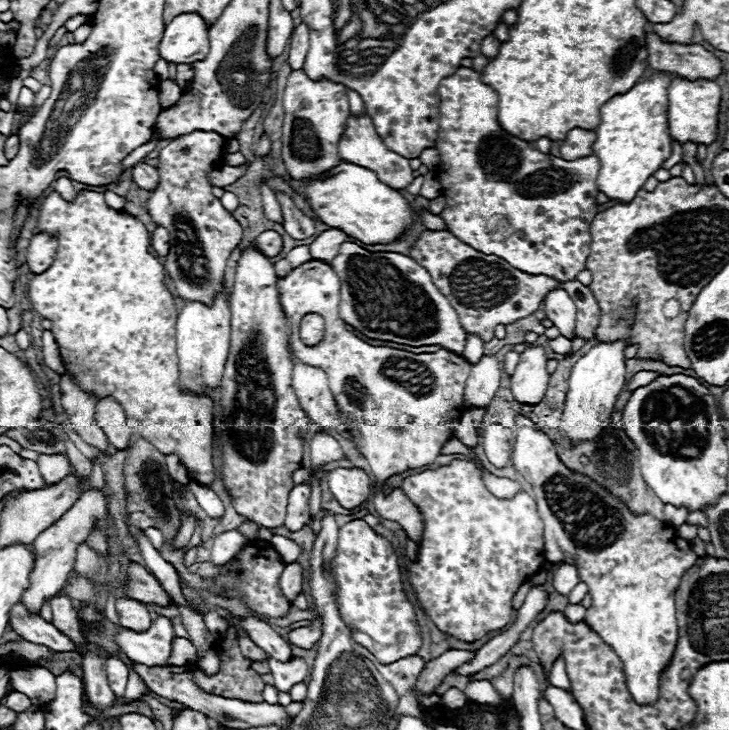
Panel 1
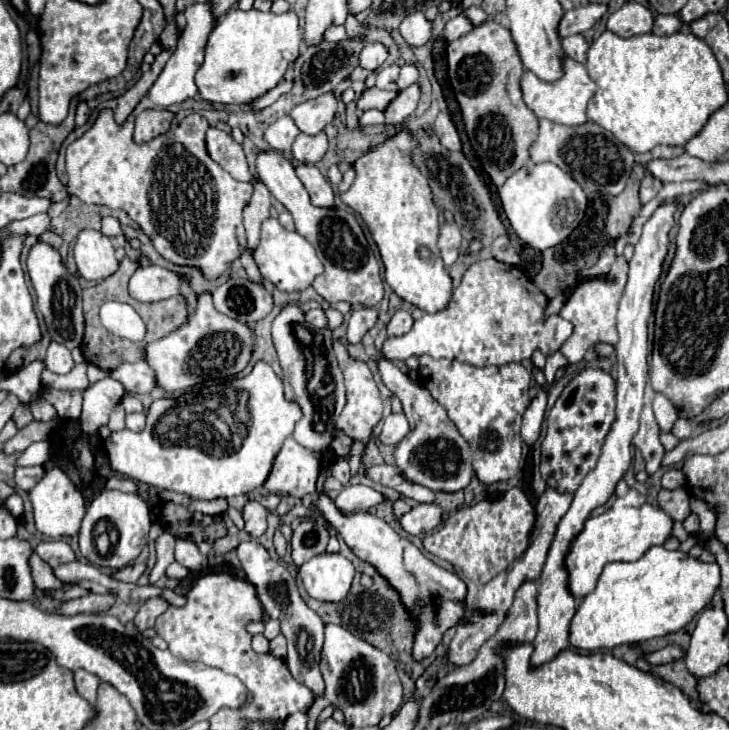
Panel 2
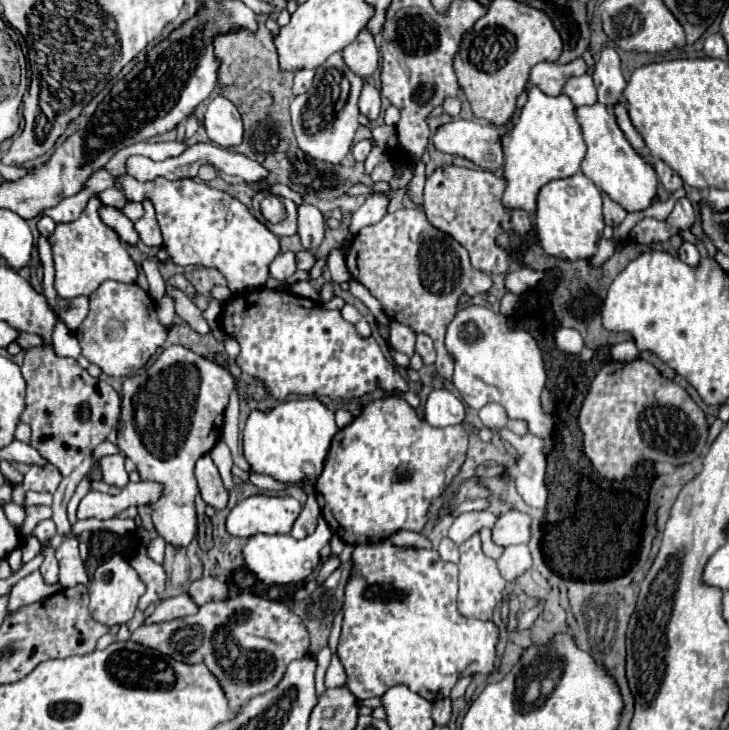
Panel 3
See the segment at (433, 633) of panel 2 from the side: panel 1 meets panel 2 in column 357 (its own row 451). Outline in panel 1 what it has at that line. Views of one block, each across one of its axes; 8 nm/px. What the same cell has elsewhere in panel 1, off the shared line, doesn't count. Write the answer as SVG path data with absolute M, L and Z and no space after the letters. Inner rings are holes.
M522 426L516 430L516 442L514 442L514 448L512 448L512 464L514 468L526 478L526 482L532 486L532 496L536 500L536 506L538 506L538 514L542 518L542 524L544 524L544 556L546 560L558 564L558 562L568 562L568 564L576 564L578 570L580 570L580 578L582 582L588 584L588 590L590 590L590 596L592 596L592 606L586 610L586 622L588 626L600 634L600 638L614 648L614 652L618 654L618 658L622 660L622 668L624 668L624 676L626 676L626 686L632 694L632 698L638 702L638 704L654 704L658 700L658 694L660 694L660 676L662 672L668 668L672 656L674 656L674 650L676 650L676 644L678 644L678 624L676 624L676 606L674 606L674 592L678 590L678 584L684 576L684 572L694 566L696 562L696 554L690 550L690 544L686 540L682 540L676 530L660 520L656 520L654 516L646 514L646 516L632 516L630 510L618 502L614 496L610 496L604 488L600 488L596 482L588 480L586 476L580 476L580 474L572 474L556 456L556 448L554 448L554 442L542 434L536 426Z

